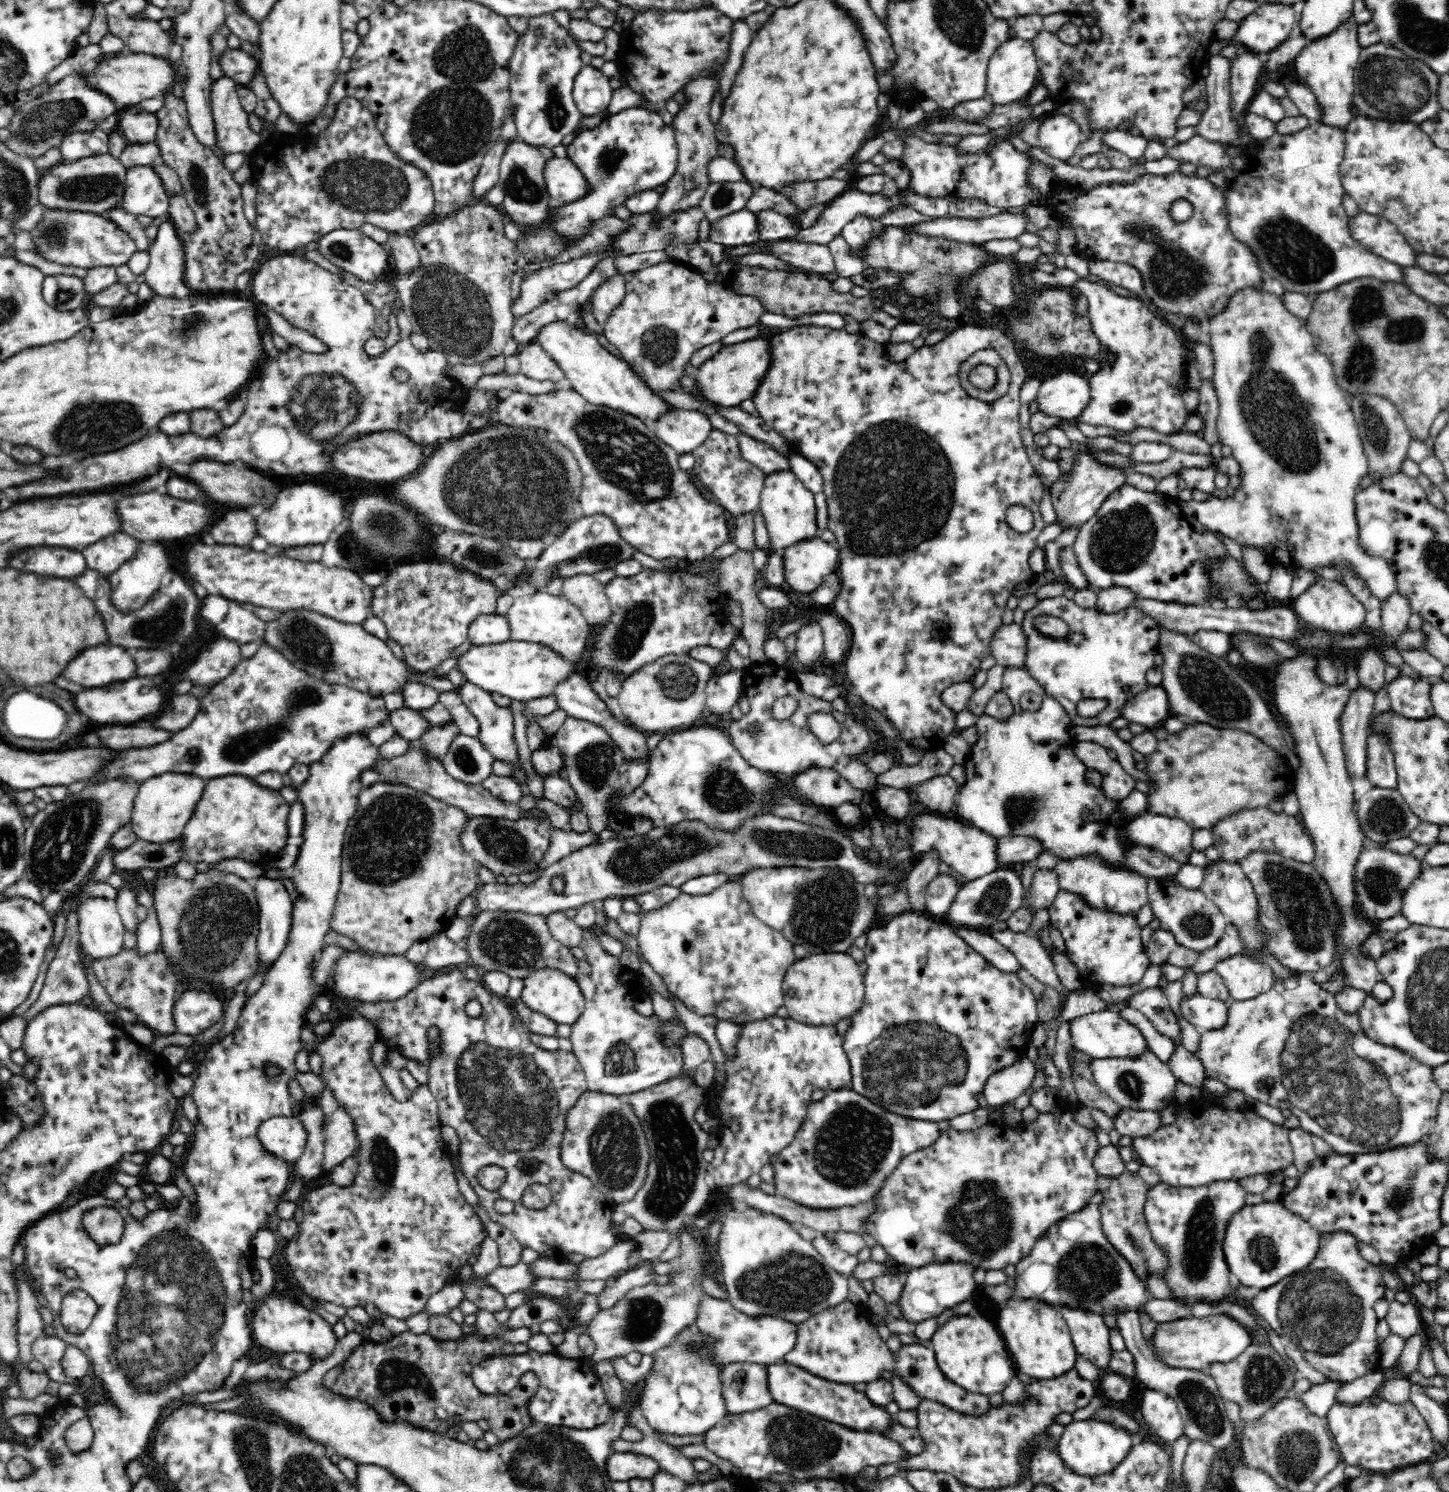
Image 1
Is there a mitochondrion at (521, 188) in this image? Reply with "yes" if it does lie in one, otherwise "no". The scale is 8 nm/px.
yes

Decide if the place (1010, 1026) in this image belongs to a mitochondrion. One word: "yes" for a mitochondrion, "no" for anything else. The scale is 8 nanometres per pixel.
no

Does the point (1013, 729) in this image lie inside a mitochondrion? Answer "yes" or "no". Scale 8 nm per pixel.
no

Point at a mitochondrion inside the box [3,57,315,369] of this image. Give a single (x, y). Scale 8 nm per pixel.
(41, 126)

